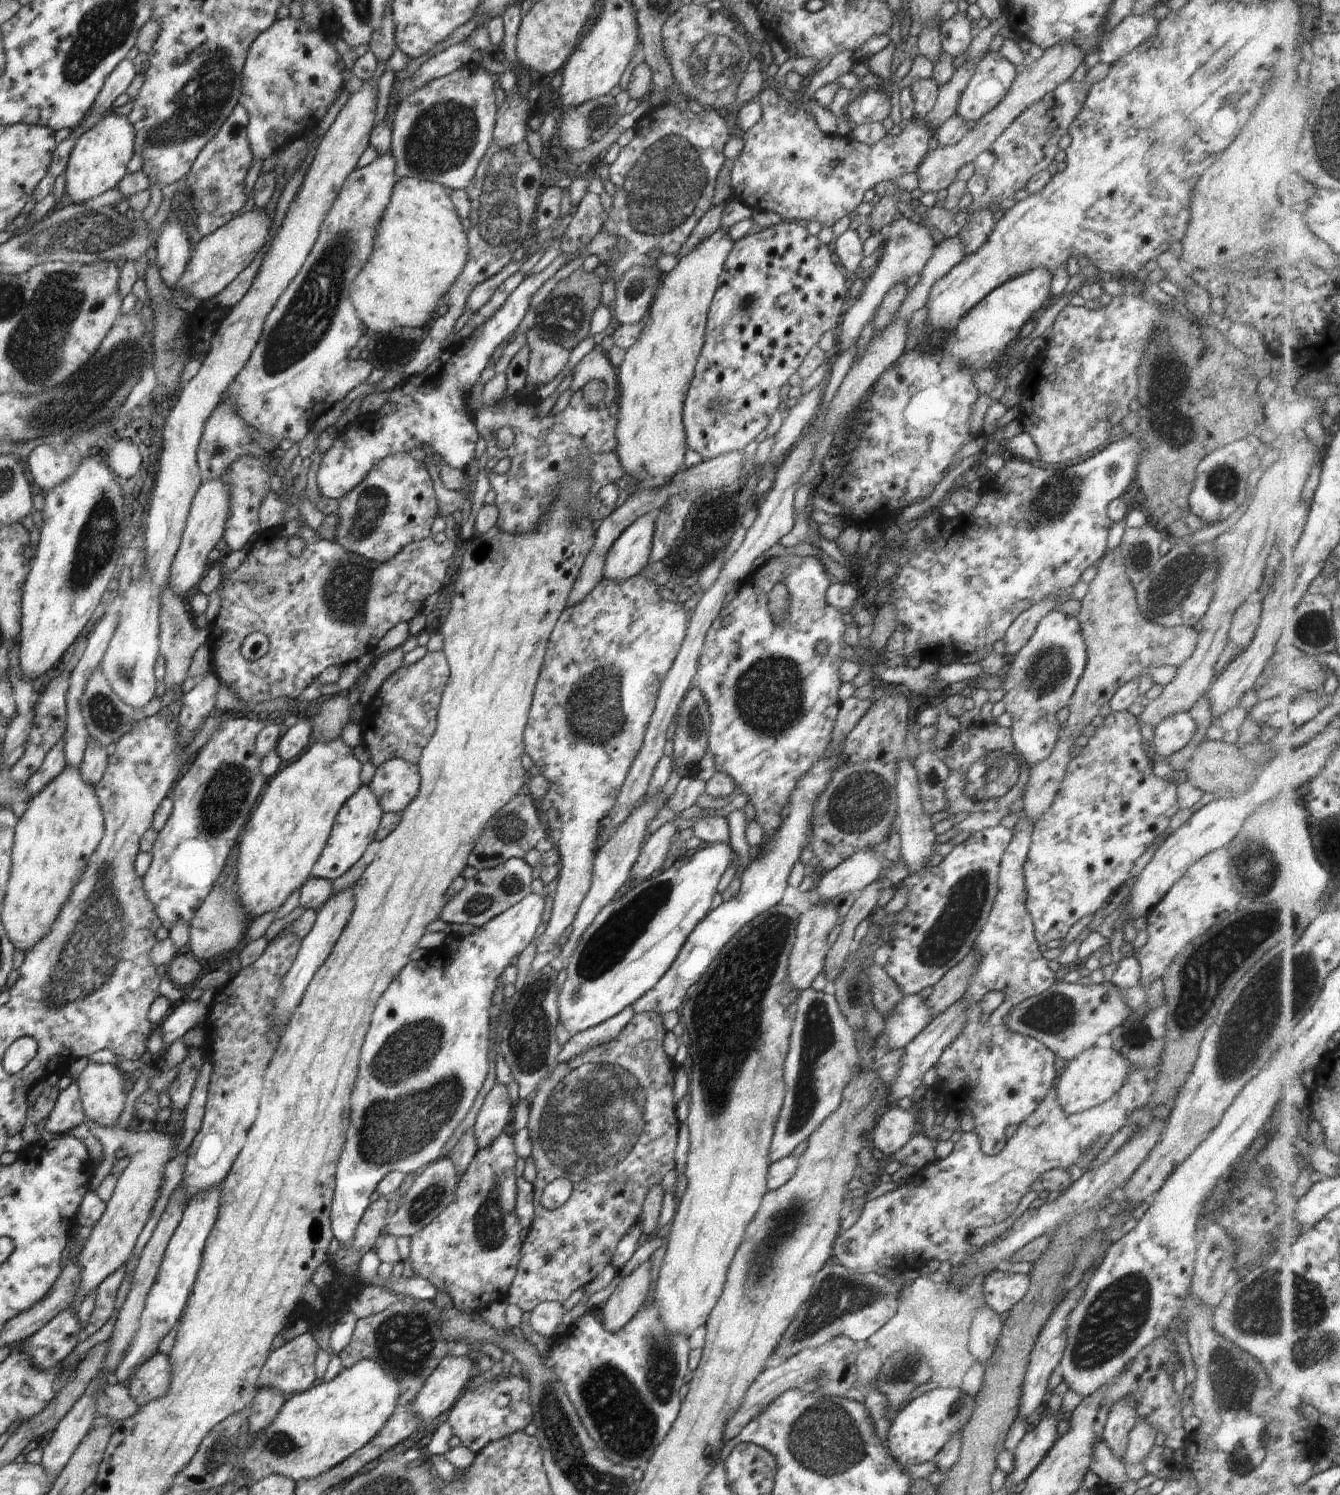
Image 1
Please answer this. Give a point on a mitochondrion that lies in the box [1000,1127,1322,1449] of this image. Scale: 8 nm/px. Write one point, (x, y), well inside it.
(1116, 1316)

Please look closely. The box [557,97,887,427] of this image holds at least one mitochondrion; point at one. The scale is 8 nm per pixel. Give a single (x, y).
(663, 183)

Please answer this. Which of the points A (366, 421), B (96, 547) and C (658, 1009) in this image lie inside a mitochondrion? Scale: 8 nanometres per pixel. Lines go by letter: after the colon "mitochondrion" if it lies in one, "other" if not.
A: other
B: mitochondrion
C: other

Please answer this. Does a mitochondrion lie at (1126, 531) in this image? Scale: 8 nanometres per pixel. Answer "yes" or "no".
no

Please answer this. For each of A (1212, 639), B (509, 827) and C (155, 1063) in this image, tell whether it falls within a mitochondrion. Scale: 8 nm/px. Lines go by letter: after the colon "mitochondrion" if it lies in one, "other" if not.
A: other
B: mitochondrion
C: other

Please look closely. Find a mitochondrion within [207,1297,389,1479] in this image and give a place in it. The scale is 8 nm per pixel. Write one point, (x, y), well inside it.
(276, 1443)

